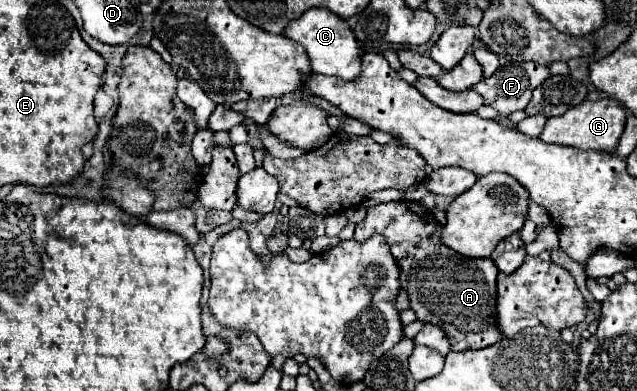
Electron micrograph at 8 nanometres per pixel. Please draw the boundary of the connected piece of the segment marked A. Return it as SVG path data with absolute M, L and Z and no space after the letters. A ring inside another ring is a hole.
M400 200L400 202L386 202L386 204L372 206L368 208L368 218L364 218L360 228L366 228L366 232L370 228L372 234L382 234L388 240L392 256L400 266L400 286L408 290L412 310L418 314L418 320L444 328L454 352L486 348L504 338L496 328L496 276L498 276L496 264L490 258L472 260L460 256L458 252L444 246L440 240L442 226L422 204Z

